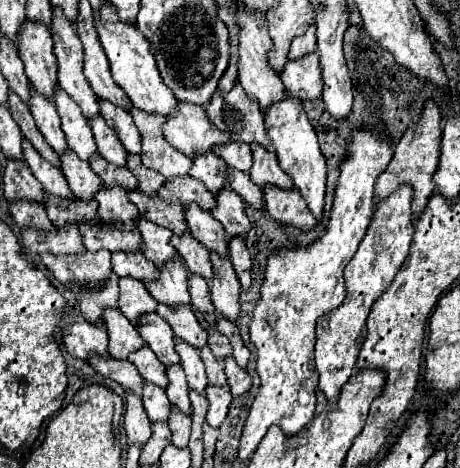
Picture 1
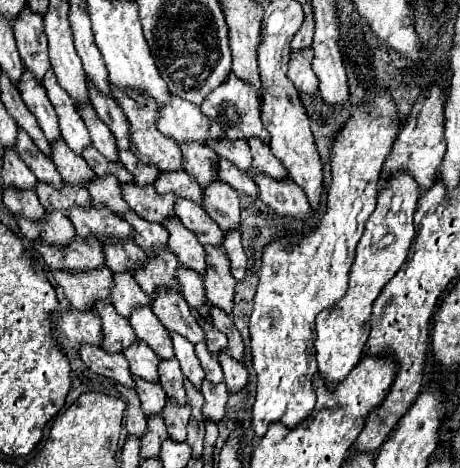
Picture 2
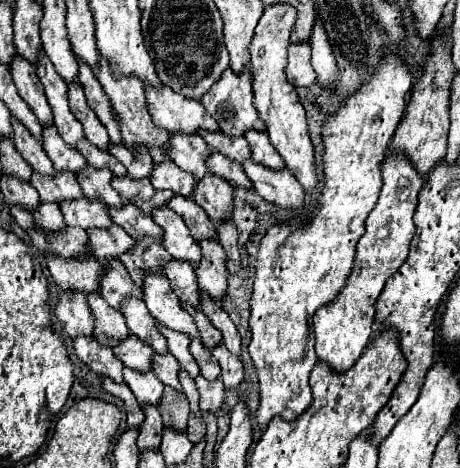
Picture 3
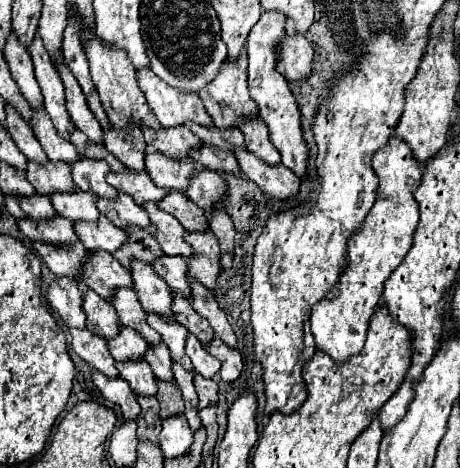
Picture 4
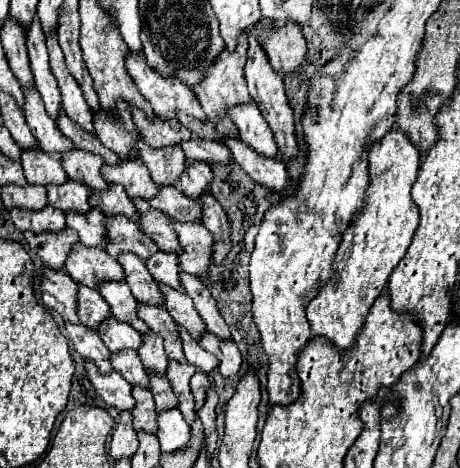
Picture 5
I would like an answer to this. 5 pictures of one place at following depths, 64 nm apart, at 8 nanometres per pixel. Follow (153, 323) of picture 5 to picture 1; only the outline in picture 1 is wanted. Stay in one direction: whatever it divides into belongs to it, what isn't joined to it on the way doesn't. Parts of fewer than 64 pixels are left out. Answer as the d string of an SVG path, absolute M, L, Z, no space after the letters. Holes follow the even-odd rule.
M176 340L176 352L180 354L182 368L184 368L186 378L188 378L188 386L192 390L196 390L198 394L204 394L204 390L208 386L208 378L206 378L204 364L202 364L198 352L192 346L184 344L182 340Z

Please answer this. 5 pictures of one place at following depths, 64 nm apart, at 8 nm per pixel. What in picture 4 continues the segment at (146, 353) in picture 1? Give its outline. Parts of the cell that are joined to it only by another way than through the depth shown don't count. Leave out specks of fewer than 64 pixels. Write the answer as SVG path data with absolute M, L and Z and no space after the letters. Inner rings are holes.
M120 328L120 336L108 340L108 348L118 362L140 362L148 350L148 342L132 328Z

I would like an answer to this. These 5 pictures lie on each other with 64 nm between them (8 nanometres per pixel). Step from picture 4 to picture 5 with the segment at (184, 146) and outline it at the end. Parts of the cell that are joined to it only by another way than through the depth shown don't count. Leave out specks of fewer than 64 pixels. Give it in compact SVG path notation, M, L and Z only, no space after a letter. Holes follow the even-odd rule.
M130 108L134 122L142 134L142 140L150 144L152 148L166 148L166 146L180 146L184 140L192 140L192 132L184 128L178 120L148 120L144 112L136 112L136 108Z

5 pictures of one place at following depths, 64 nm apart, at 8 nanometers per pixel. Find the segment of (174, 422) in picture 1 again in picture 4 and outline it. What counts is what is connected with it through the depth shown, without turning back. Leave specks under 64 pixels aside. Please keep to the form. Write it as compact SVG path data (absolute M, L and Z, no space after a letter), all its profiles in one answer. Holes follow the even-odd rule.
M160 384L160 392L156 394L158 402L160 402L160 418L166 420L170 416L182 416L184 414L184 398L182 392L176 384Z

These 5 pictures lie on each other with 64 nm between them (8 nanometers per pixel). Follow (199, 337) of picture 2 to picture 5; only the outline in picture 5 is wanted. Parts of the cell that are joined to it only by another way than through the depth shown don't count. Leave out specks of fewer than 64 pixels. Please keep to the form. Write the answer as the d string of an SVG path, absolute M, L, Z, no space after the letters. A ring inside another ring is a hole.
M124 254L118 260L126 272L126 284L130 286L134 298L140 304L150 304L150 306L164 306L166 298L160 292L160 284L152 278L152 274L146 268L146 262L140 260L134 254Z

